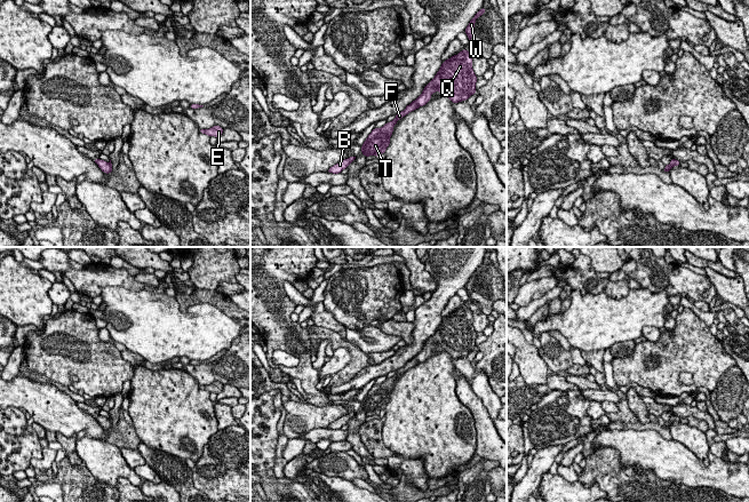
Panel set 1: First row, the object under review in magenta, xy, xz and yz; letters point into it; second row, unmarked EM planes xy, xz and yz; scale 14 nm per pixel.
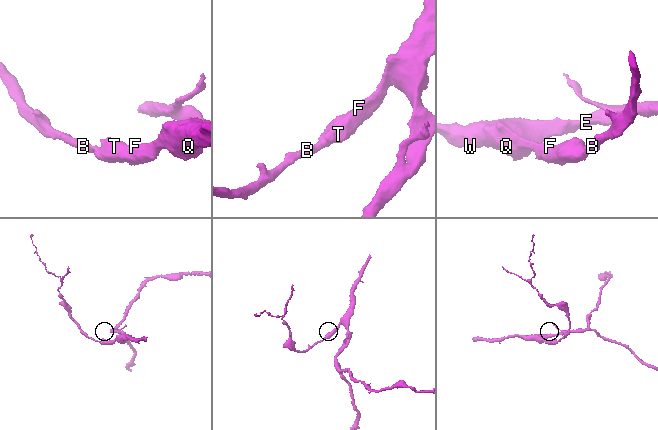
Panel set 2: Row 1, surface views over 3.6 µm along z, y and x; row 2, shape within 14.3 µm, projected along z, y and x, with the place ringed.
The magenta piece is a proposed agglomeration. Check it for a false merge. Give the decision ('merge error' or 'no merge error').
no merge error

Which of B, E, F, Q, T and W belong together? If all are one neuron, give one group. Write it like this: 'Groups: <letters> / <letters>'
Groups: B E F Q T W

